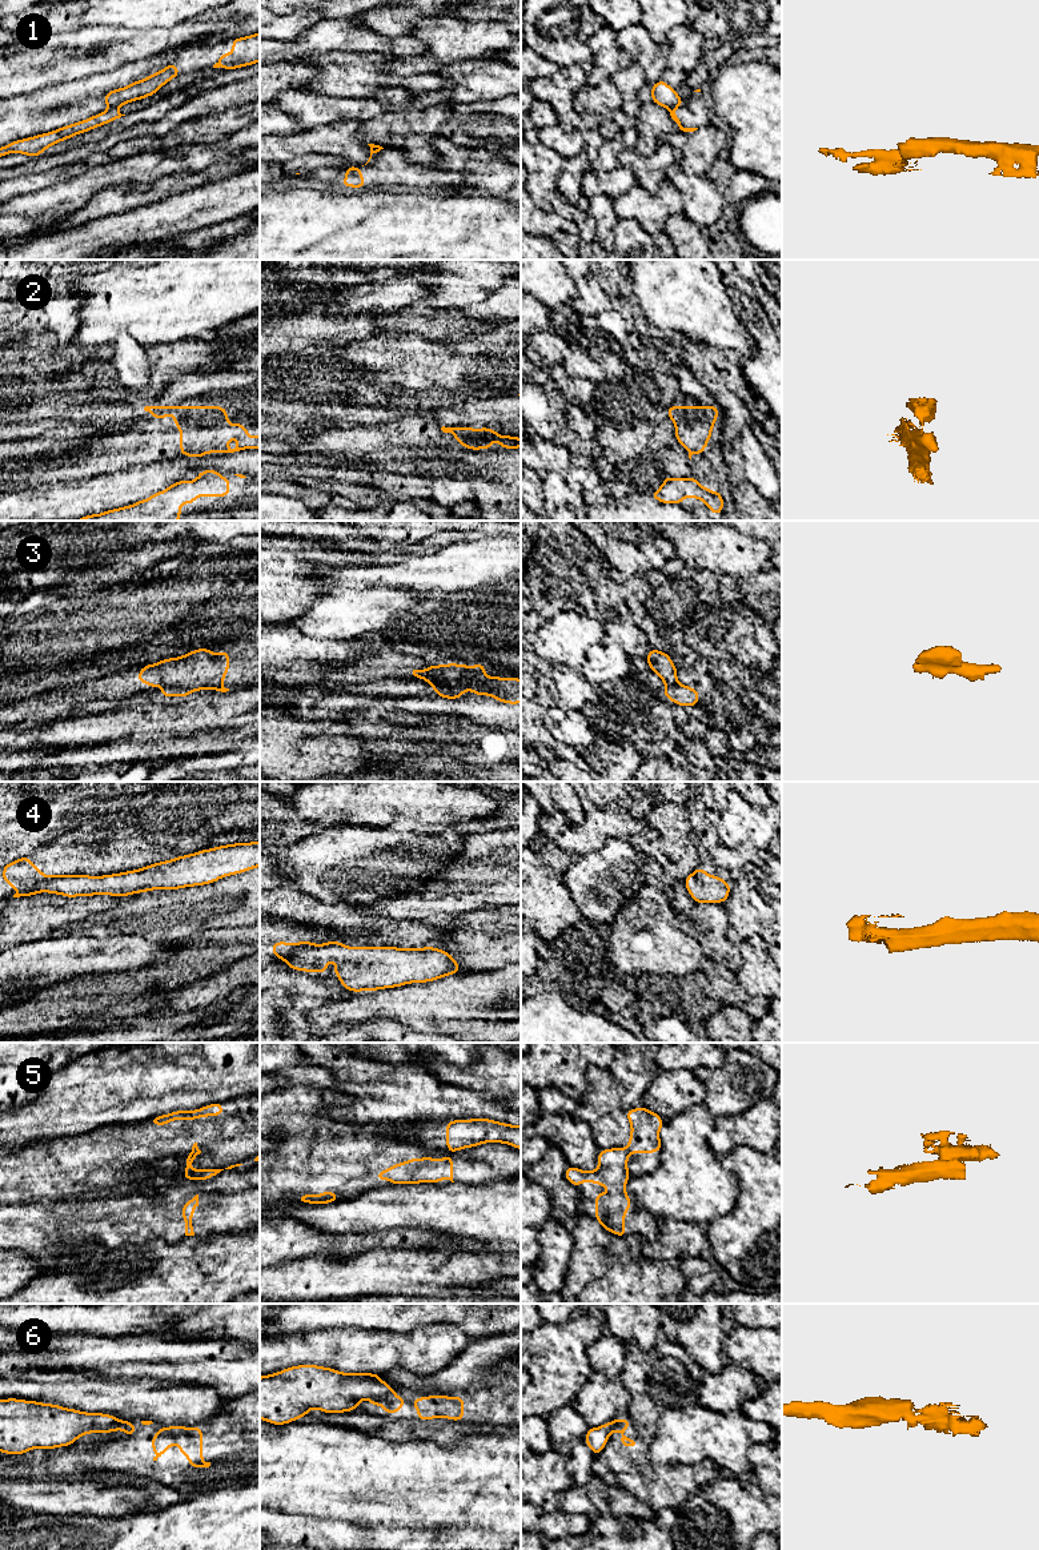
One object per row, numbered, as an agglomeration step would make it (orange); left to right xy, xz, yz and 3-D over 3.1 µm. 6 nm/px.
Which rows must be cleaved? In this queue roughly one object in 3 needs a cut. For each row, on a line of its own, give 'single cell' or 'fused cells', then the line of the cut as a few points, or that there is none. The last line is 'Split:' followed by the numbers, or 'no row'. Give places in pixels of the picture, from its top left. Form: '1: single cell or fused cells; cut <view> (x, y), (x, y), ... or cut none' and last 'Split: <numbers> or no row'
1: fused cells; cut xy (109, 107), (115, 108)
2: fused cells; cut xy (207, 452), (185, 454)
3: fused cells; cut xz (484, 675), (445, 678), (436, 670), (426, 669), (413, 677)
4: single cell; cut none
5: fused cells; cut yz (624, 1149), (628, 1156)
6: fused cells; cut xz (392, 1390), (370, 1398)
Split: 1, 2, 3, 5, 6

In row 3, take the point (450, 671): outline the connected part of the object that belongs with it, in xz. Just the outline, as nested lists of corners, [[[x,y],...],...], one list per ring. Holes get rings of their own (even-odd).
[[[457,663],[440,664],[440,666],[429,664],[428,668],[437,670],[446,679],[458,679],[458,678],[469,676],[469,675],[485,675],[485,664],[484,663],[478,663],[473,667],[466,666],[466,664],[457,664]],[[410,668],[409,672],[412,676],[417,676],[420,674],[426,672],[426,670],[422,671],[421,668]]]

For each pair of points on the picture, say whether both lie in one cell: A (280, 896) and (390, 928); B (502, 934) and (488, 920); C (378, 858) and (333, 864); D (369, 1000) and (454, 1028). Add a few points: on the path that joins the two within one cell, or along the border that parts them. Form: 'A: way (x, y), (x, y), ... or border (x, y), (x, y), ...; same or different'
A: way (308, 911), (340, 916), (354, 926), (362, 926); same
B: way (498, 931), (492, 924); same
C: way (368, 863), (344, 864); same
D: way (390, 1010), (408, 1014), (420, 1024), (433, 1026); same

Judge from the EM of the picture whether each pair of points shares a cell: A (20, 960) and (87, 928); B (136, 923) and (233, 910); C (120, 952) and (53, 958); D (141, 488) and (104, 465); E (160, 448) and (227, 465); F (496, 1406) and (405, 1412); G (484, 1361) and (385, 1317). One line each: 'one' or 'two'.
A: two
B: one
C: one
D: two
E: two
F: one
G: two

